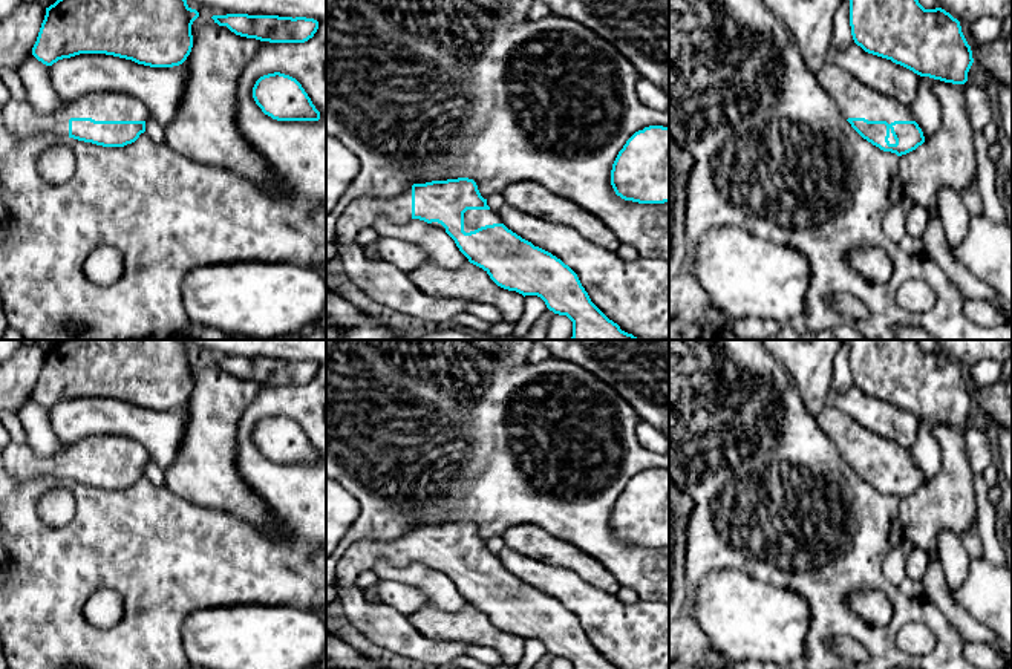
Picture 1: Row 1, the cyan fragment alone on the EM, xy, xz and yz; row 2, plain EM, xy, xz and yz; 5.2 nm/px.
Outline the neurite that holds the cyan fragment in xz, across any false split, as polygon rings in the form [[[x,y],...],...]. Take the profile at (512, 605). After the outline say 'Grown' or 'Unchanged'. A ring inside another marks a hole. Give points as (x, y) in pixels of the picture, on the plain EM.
[[[458,521],[413,527],[390,542],[360,539],[338,560],[337,583],[355,583],[363,571],[374,571],[380,559],[386,559],[392,565],[419,562],[444,573],[468,605],[482,611],[498,629],[516,634],[524,640],[540,640],[550,654],[566,658],[573,669],[619,669],[591,645],[577,617],[568,608],[502,566],[499,556],[487,548],[487,542],[481,539],[473,522]]]. Grown

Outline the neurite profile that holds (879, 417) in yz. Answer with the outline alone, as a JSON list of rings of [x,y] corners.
[[[833,384],[827,395],[827,407],[836,407],[863,429],[911,449],[917,439],[920,418],[891,403],[865,395],[856,386],[839,392]]]

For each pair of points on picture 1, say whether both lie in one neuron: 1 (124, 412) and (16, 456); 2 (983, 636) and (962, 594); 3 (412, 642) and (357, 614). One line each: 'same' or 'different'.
1: different
2: different
3: same

